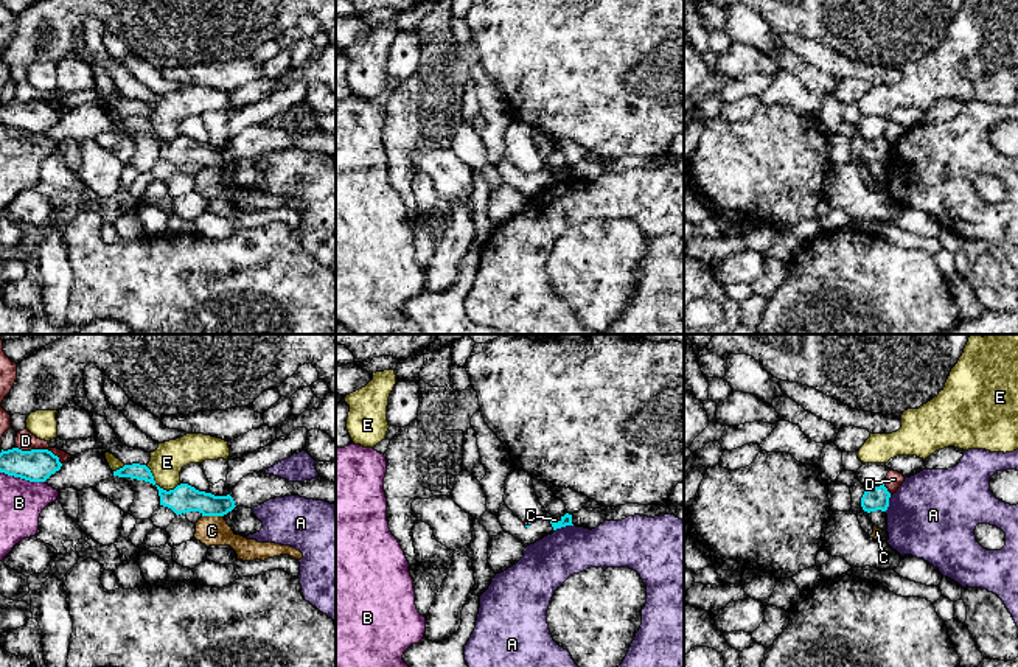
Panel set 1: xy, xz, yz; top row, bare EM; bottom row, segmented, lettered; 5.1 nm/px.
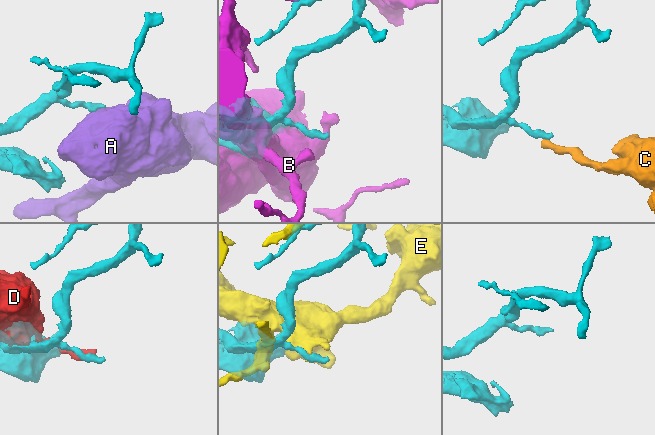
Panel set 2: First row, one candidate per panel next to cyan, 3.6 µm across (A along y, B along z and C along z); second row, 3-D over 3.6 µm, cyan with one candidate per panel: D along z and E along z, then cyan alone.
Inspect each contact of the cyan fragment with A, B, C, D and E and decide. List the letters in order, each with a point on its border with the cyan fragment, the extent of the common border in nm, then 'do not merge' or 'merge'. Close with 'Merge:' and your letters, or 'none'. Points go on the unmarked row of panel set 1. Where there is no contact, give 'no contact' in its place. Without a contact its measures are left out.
A: xz (563, 178) | 100 nm | do not merge
B: xy (22, 129) | 240 nm | do not merge
C: xy (213, 167) | 110 nm | do not merge
D: xy (41, 101) | 260 nm | do not merge
E: xy (159, 139) | 220 nm | do not merge
Merge: none

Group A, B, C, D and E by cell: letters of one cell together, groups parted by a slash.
A / B / C / D / E

